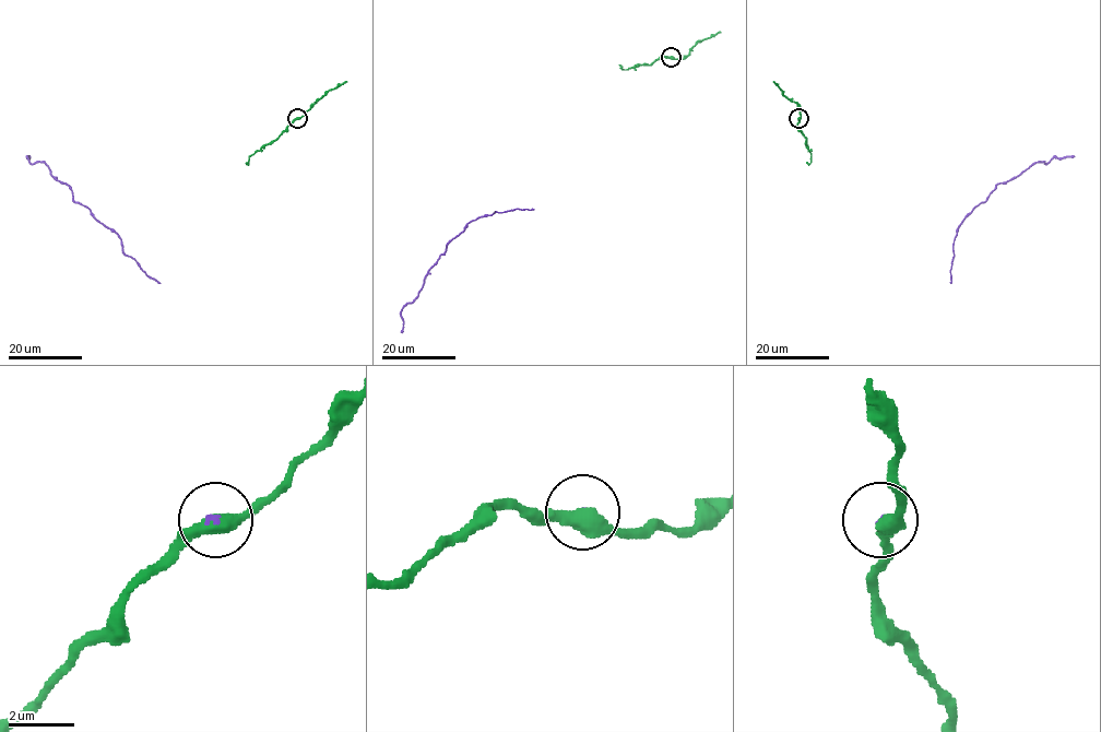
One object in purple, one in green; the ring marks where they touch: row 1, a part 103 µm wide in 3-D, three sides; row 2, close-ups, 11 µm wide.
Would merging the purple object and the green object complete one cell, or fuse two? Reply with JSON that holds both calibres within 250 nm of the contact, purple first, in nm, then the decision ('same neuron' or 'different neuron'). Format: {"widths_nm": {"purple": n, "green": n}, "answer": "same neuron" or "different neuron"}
{"widths_nm": {"purple": 80, "green": 440}, "answer": "different neuron"}

